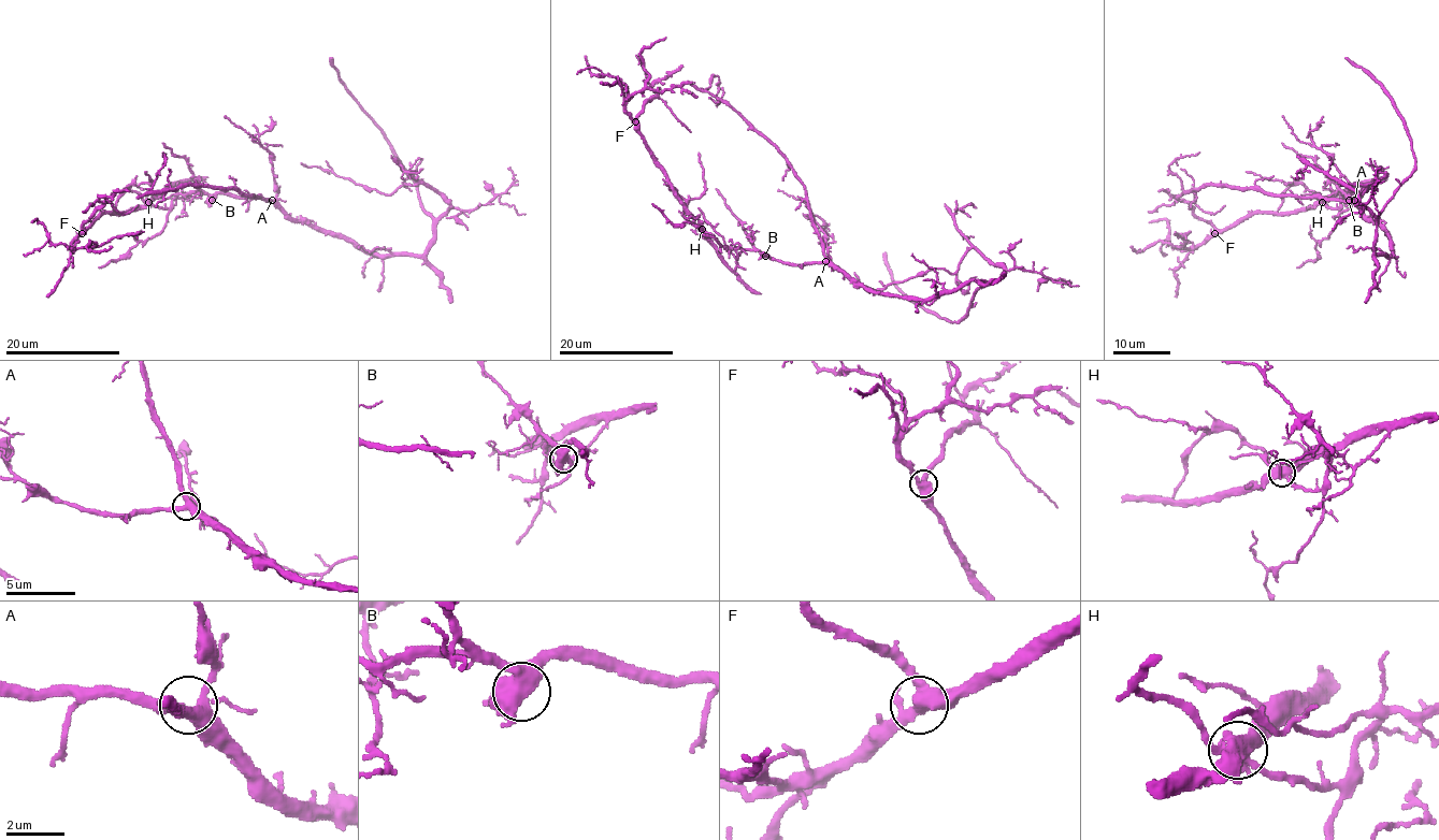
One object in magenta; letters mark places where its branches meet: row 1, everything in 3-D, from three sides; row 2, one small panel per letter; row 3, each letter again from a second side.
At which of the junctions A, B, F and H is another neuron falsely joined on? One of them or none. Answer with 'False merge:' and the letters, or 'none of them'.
False merge: H

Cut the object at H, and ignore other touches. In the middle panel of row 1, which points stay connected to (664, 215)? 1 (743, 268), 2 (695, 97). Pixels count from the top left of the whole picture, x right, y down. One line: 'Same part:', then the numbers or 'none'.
Same part: none

